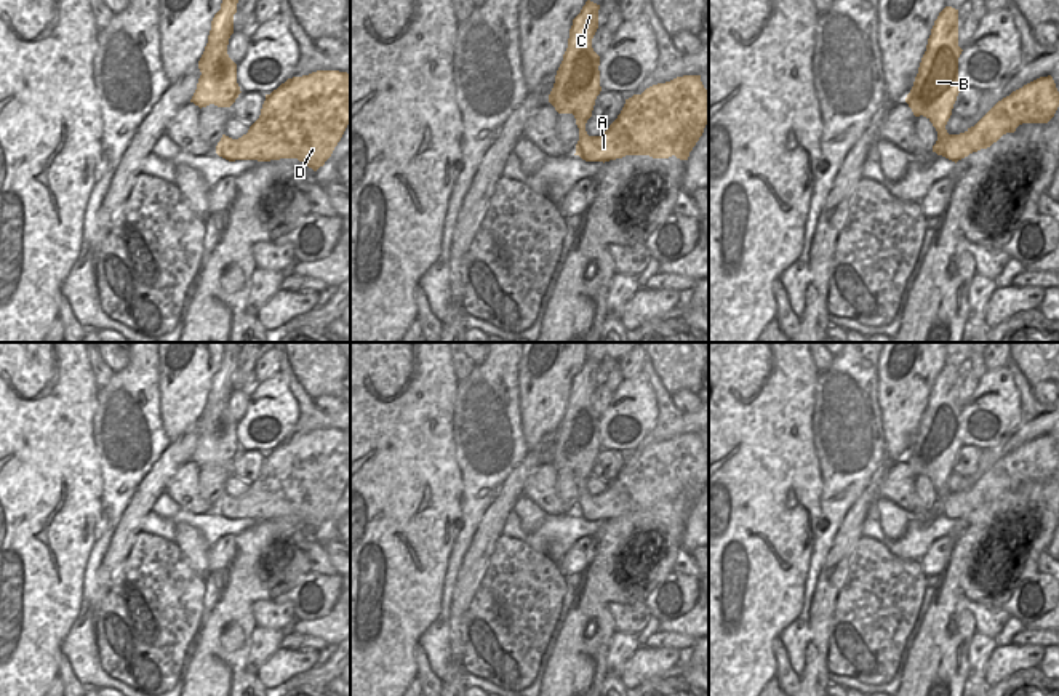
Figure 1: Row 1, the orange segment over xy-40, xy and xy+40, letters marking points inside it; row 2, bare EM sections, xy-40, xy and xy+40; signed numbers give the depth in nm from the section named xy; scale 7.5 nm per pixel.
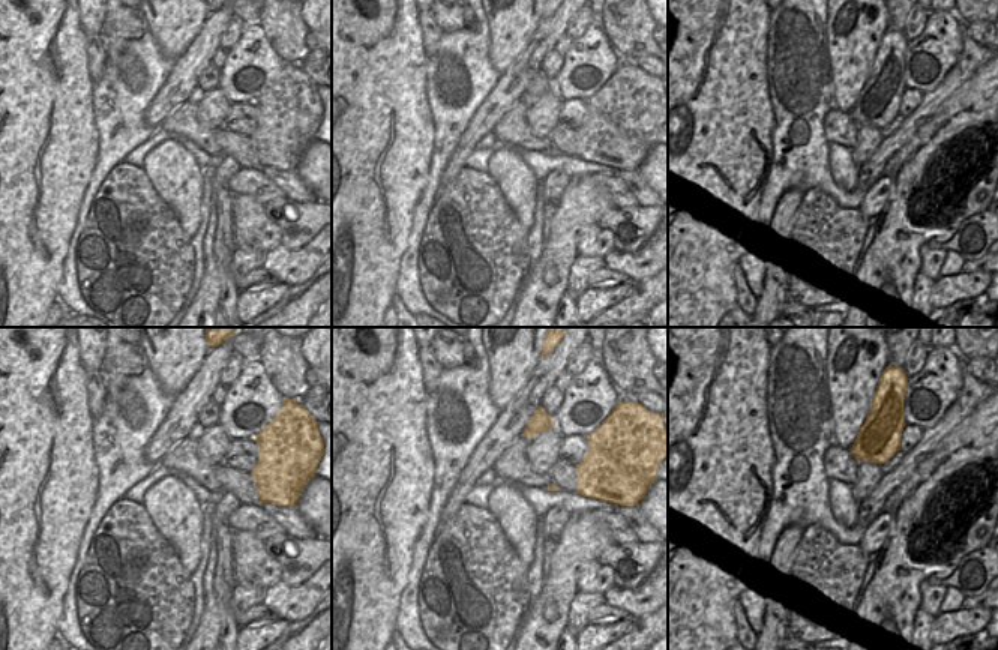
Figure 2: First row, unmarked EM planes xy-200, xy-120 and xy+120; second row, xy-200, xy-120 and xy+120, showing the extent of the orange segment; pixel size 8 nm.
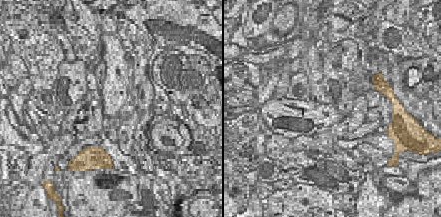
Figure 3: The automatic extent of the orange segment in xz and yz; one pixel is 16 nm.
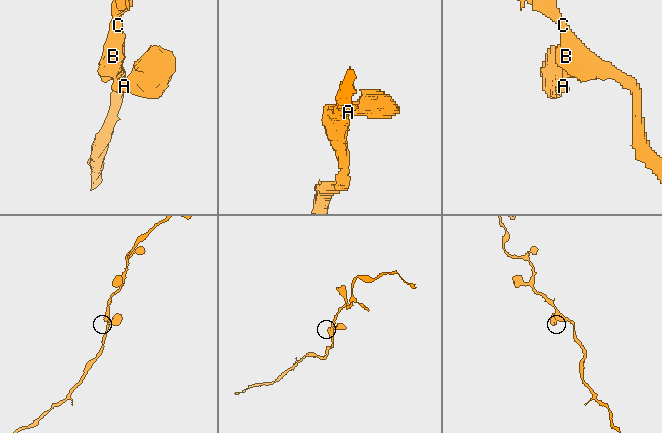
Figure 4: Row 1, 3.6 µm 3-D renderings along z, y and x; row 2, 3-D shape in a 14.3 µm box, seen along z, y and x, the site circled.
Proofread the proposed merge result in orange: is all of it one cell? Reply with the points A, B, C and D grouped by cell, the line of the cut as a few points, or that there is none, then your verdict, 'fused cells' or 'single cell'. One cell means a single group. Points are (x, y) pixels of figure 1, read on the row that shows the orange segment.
A B C D | no cut | single cell

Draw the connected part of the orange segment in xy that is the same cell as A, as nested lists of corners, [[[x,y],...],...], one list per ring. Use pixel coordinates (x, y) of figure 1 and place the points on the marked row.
[[[587,0],[581,13],[573,19],[568,48],[557,70],[549,102],[558,114],[573,114],[579,128],[576,154],[585,162],[609,162],[625,155],[649,155],[653,158],[669,158],[675,155],[688,160],[689,152],[709,123],[709,91],[701,82],[701,75],[683,75],[665,83],[646,88],[641,94],[625,99],[617,118],[600,136],[589,136],[585,123],[592,117],[600,86],[600,56],[592,48],[592,38],[598,29],[600,5]]]

